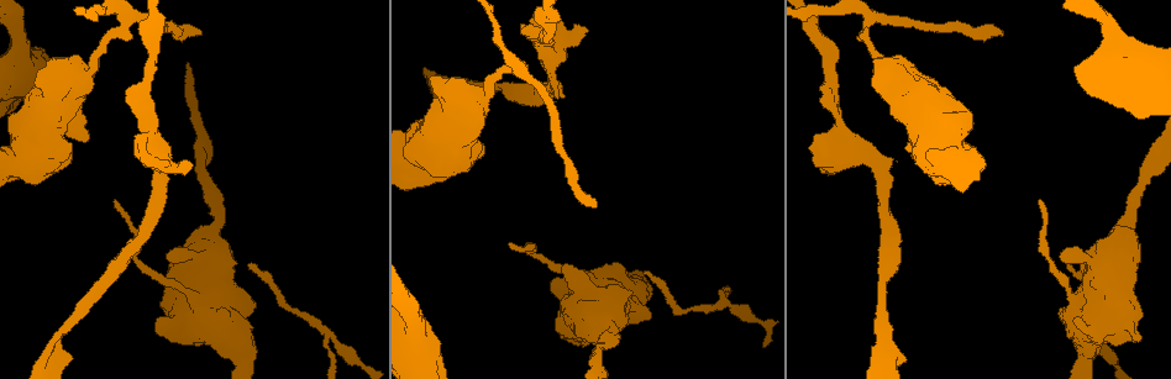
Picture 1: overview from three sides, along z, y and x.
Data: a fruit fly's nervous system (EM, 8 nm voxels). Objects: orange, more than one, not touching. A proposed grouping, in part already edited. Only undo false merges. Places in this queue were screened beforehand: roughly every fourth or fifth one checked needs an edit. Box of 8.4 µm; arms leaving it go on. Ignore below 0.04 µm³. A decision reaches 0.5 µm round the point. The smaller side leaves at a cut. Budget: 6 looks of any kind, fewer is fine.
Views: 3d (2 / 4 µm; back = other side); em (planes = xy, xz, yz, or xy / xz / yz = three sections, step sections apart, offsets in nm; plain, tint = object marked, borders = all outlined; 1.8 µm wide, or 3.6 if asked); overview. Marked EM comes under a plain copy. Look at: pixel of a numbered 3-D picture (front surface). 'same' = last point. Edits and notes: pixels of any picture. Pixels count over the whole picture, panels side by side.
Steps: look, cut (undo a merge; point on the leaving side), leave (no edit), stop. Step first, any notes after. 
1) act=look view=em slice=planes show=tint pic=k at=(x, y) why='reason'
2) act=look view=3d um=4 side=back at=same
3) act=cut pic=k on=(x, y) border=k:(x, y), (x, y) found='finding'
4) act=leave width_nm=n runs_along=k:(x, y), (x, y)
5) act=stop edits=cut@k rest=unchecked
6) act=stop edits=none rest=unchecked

act=look view=em um=3.6 slice=yz step=16 show=tint pic=1 at=(603, 330) why='thick turns thin'

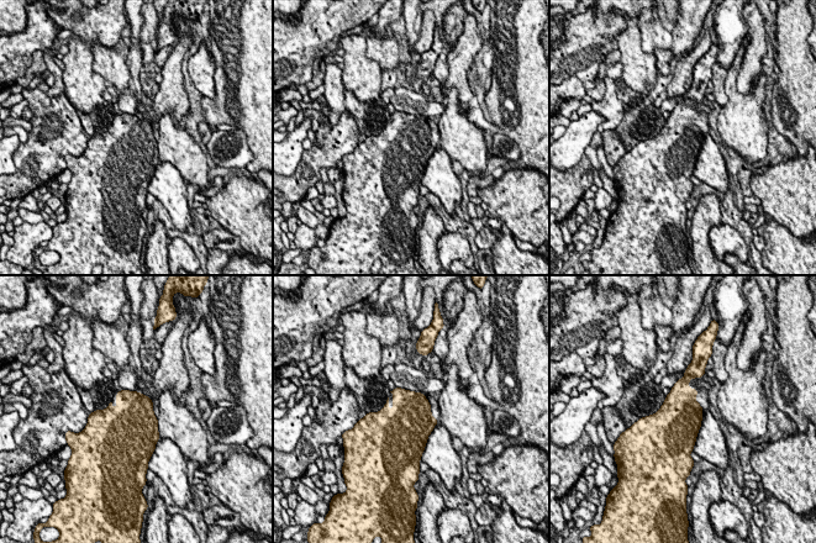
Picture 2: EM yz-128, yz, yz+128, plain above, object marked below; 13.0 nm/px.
act=look view=em um=3.6 slice=xz step=16 show=tint at=same

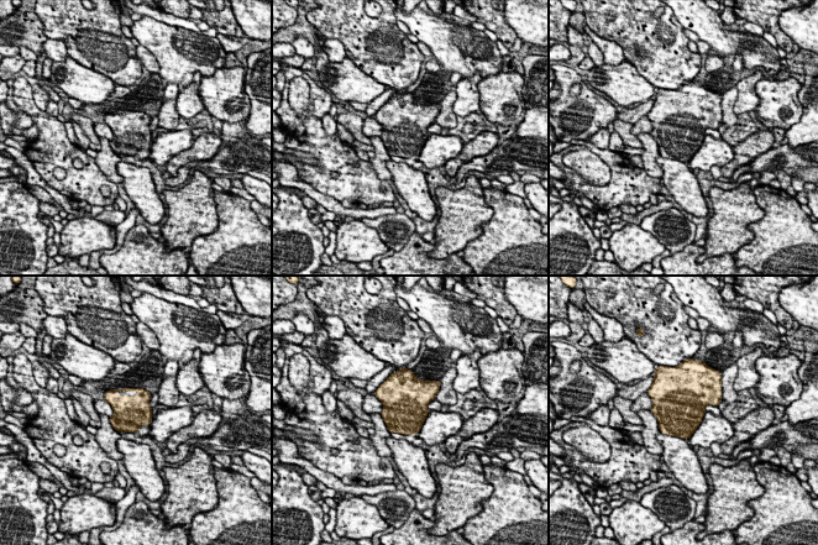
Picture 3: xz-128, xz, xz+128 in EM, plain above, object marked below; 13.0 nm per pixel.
act=leave found='one cell here'

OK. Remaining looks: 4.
act=look view=em slice=xy step=16 show=tint pic=1 at=(860, 154) why='sudden change in width'

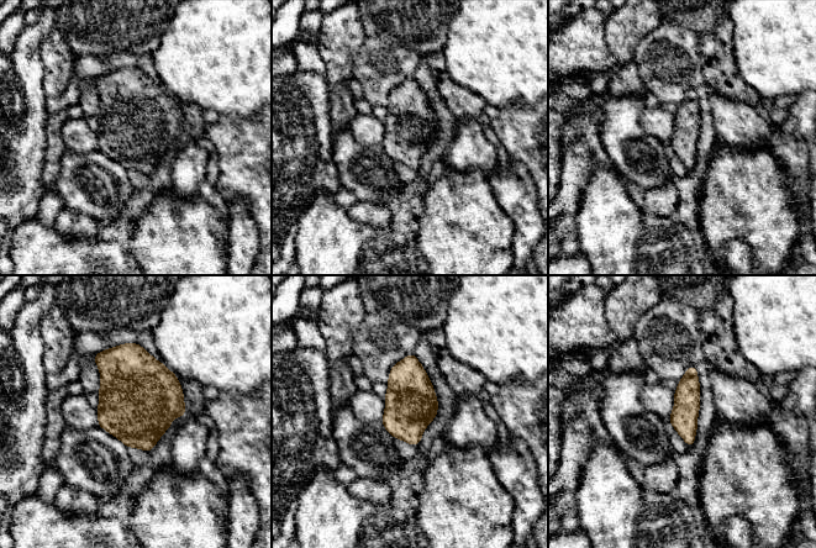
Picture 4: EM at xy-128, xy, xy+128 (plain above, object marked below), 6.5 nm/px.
act=look view=em slice=xz step=8 show=tint at=same

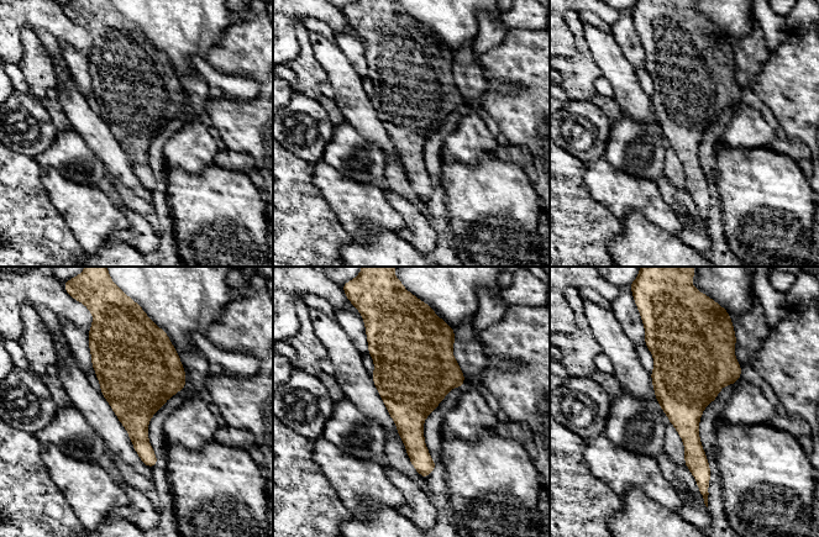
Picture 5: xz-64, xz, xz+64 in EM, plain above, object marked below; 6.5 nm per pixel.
act=leave width_nm=400 found='continuous, no second cell'

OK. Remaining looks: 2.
act=look view=em um=3.6 slice=planes show=borders pic=1 at=(458, 117) why='thick turns thin'

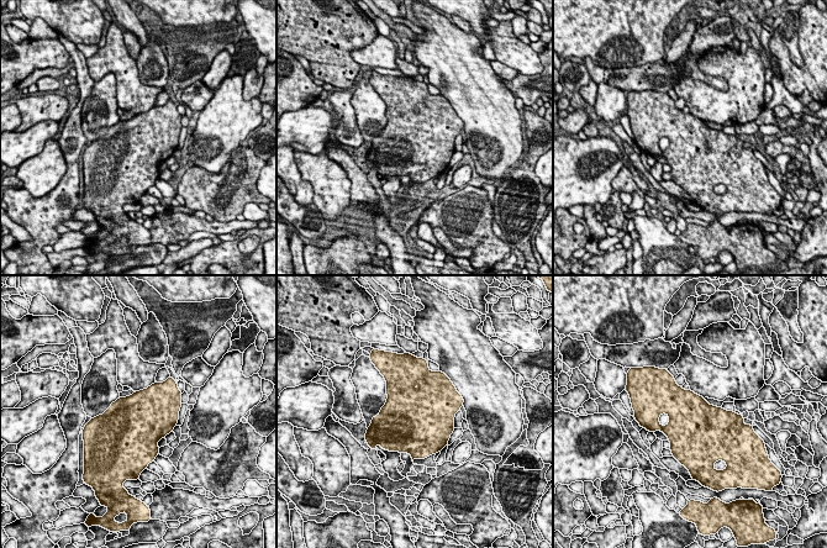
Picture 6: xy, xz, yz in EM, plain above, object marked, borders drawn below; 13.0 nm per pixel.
act=leave found='continuous, no second cell'

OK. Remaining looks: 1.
act=stop edits=none rest=unchecked

